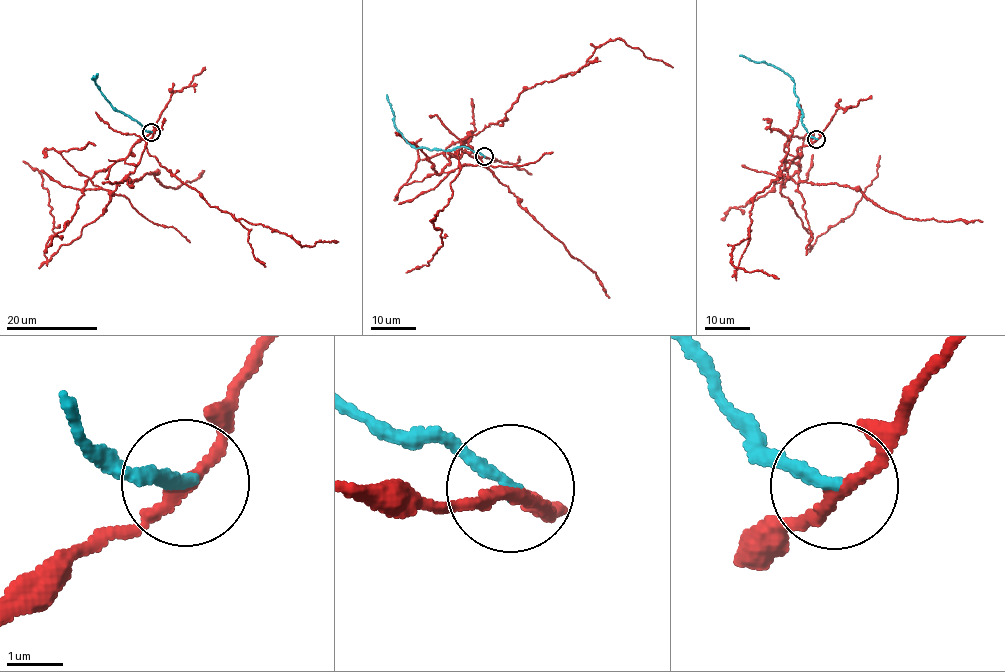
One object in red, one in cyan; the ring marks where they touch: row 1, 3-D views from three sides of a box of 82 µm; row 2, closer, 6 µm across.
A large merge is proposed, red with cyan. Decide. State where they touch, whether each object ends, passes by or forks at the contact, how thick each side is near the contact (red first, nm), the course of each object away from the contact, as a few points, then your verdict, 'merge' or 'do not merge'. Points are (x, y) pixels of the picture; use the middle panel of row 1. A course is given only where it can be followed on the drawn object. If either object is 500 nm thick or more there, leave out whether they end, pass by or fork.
at (484, 156); red passes by; cyan ends there; 190 nm thick on the red side, 240 nm on the other; red runs (483, 156), (461, 150), (471, 132), (505, 117), (519, 93), (578, 71), (595, 49), (621, 39), (673, 67); cyan runs (483, 156), (464, 146), (451, 150), (415, 148), (396, 127), (386, 94); do not merge

